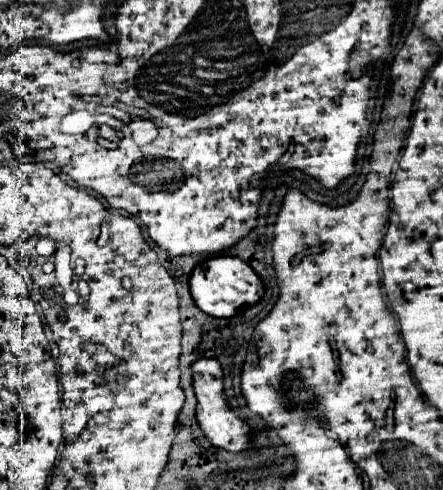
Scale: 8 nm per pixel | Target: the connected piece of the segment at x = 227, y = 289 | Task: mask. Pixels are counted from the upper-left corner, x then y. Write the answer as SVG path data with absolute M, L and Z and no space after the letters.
M214 256L198 264L190 276L190 292L198 308L216 318L232 318L244 306L254 306L264 296L264 284L250 264L238 256Z

